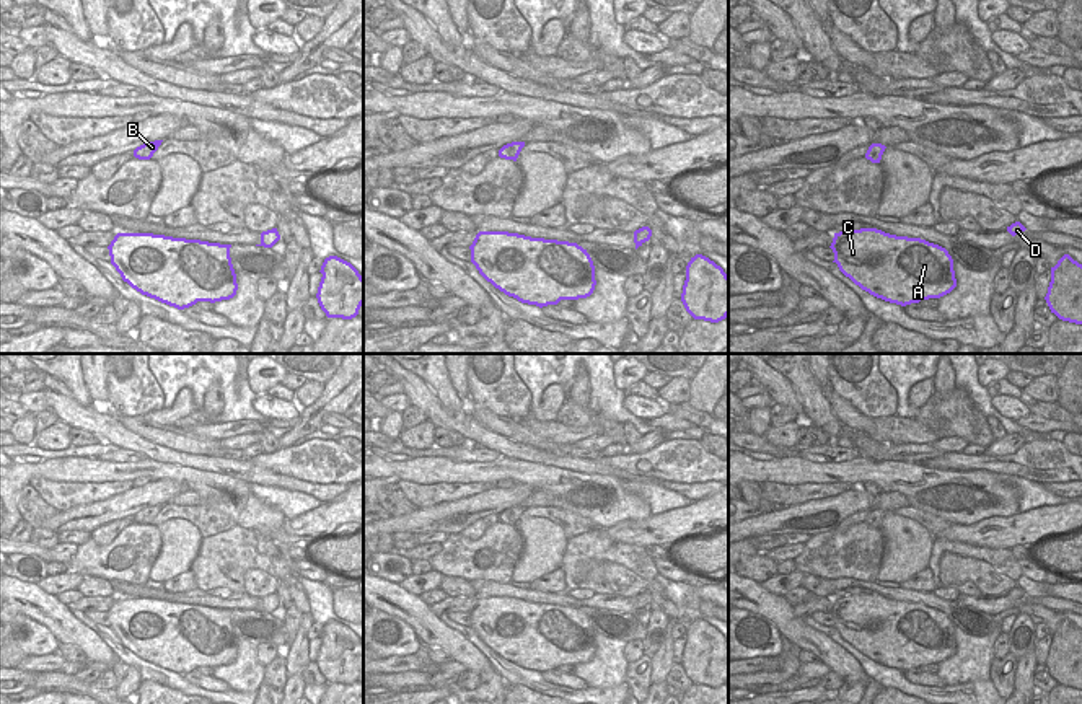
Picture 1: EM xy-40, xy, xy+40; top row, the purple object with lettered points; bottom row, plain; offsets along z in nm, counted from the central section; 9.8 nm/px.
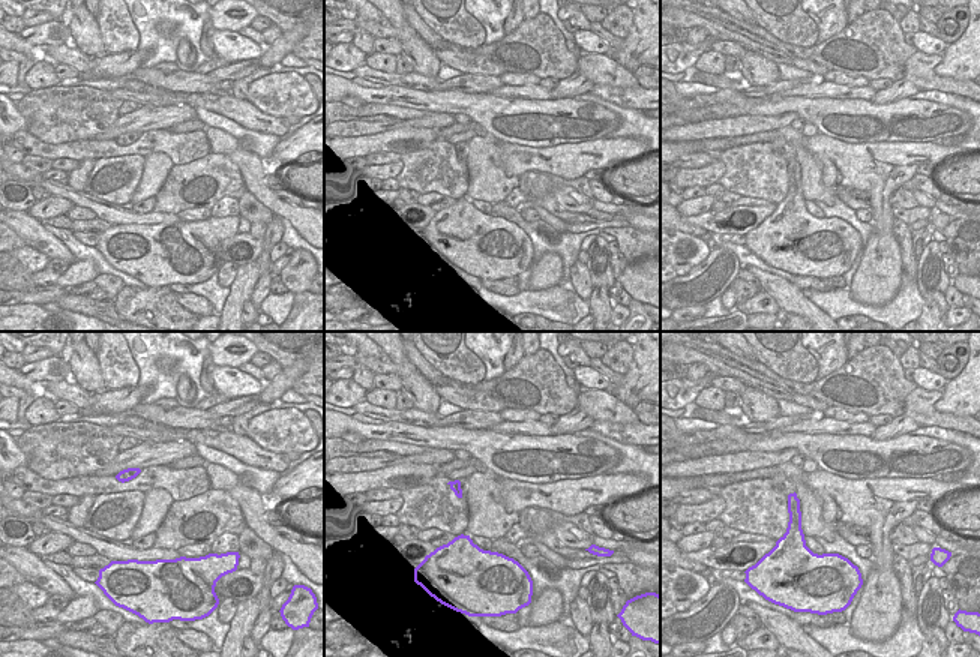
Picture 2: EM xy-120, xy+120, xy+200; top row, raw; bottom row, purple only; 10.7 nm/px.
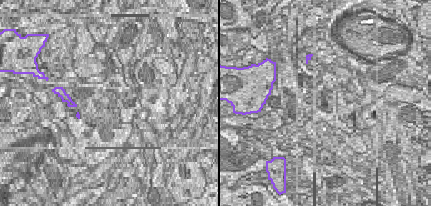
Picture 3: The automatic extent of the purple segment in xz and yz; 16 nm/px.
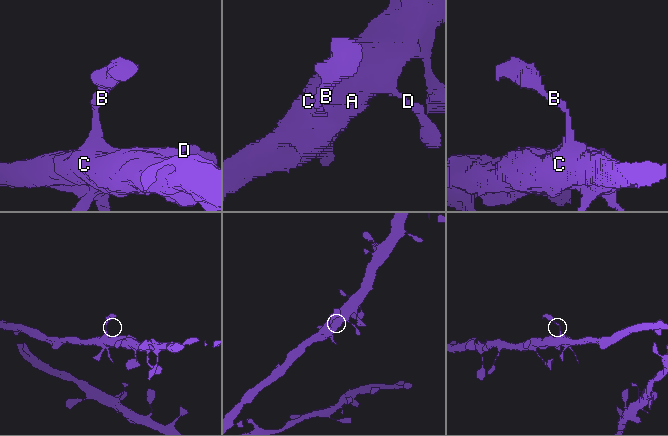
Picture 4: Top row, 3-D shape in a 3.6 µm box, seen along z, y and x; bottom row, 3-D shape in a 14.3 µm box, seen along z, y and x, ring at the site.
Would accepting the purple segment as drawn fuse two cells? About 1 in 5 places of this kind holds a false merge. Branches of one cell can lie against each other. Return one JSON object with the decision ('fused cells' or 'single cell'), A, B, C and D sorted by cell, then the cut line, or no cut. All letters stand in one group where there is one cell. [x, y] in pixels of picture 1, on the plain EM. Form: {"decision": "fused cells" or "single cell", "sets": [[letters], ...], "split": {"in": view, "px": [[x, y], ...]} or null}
{"decision": "single cell", "sets": [["A", "B", "C", "D"]], "split": null}

